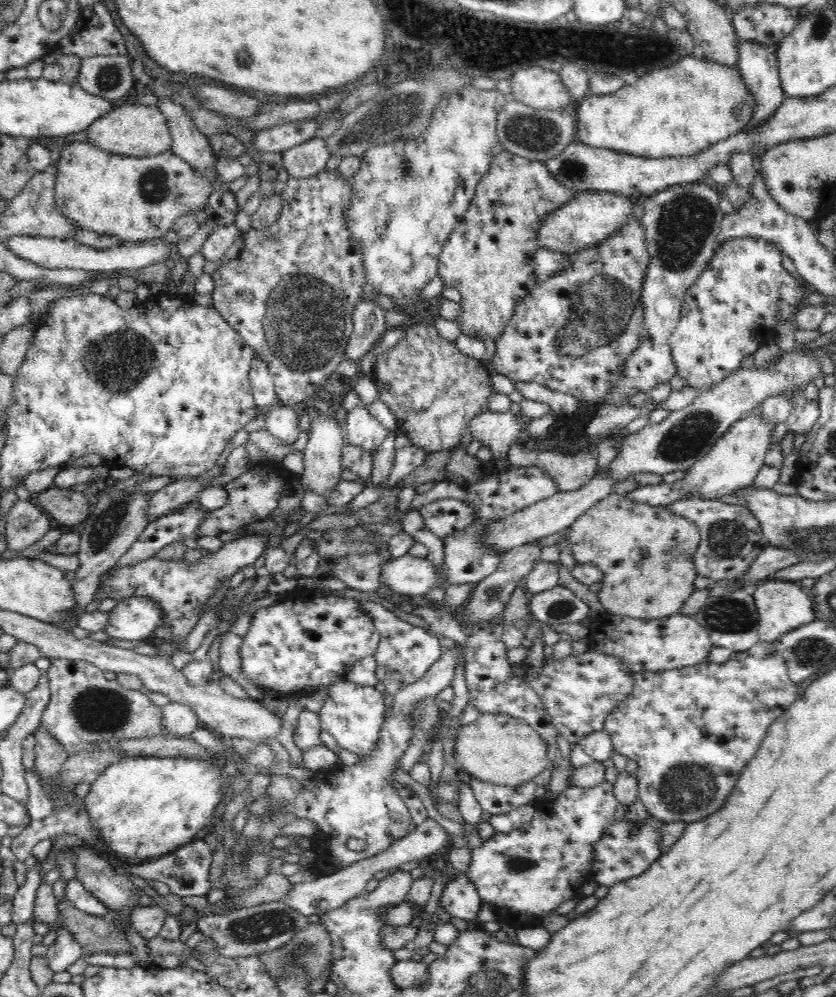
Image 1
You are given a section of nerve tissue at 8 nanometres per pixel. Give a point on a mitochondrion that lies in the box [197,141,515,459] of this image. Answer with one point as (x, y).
(304, 324)

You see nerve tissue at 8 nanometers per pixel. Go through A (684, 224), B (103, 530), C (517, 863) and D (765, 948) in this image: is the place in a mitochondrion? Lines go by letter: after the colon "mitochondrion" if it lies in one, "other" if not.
A: mitochondrion
B: mitochondrion
C: mitochondrion
D: other

